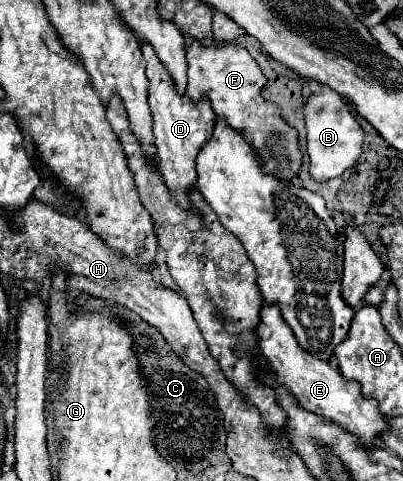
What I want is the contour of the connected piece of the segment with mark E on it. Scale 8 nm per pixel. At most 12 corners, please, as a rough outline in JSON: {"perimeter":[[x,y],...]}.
{"perimeter":[[263,305],[261,355],[301,407],[359,435],[387,427],[375,399],[307,355]]}

